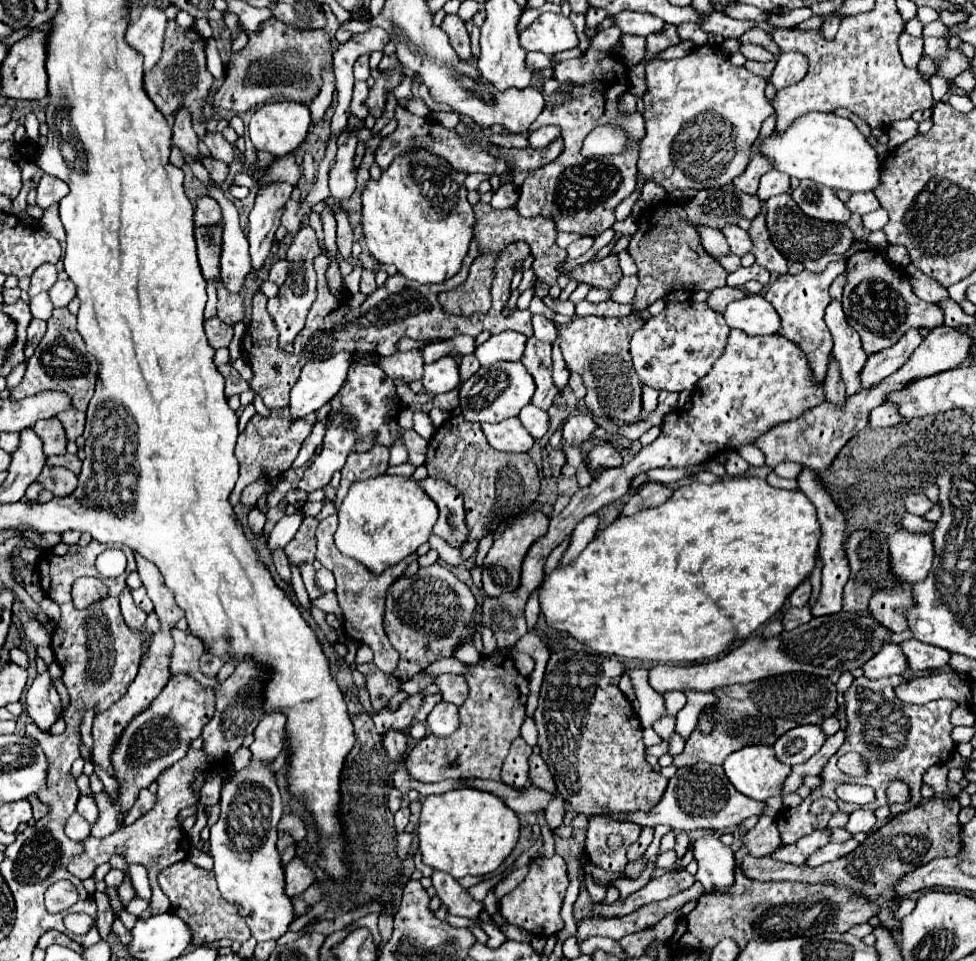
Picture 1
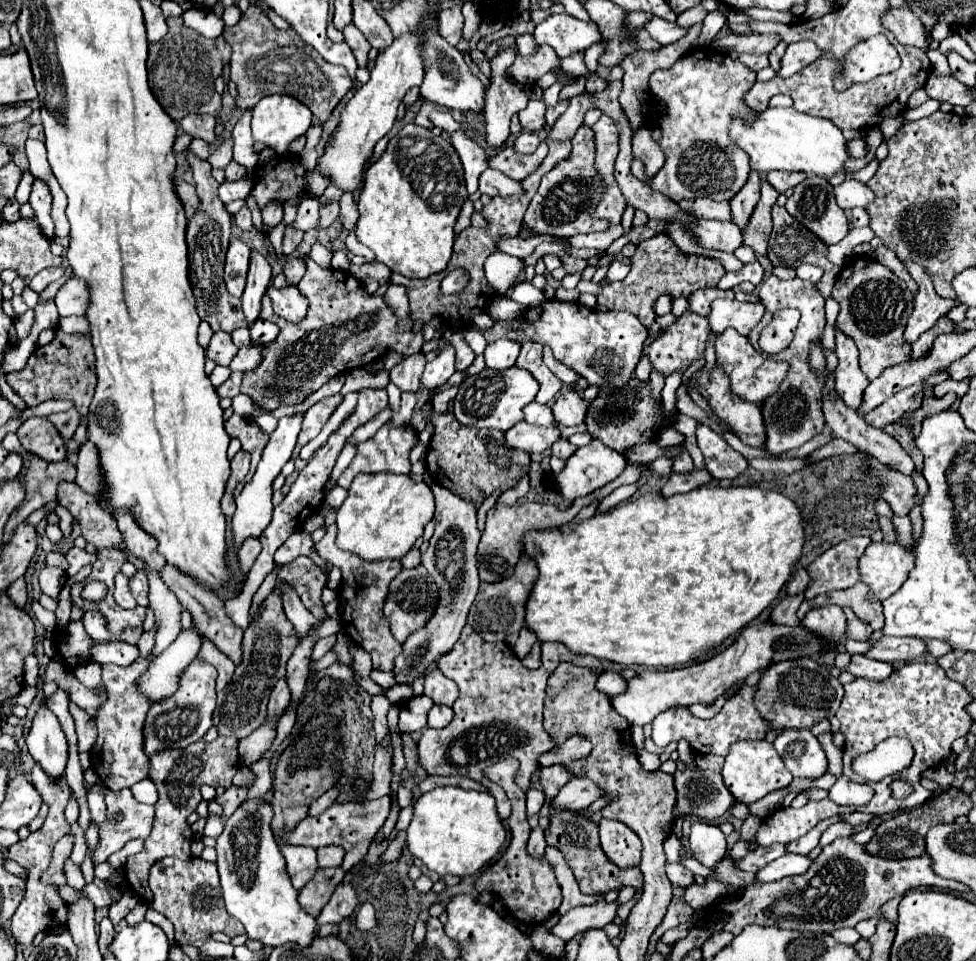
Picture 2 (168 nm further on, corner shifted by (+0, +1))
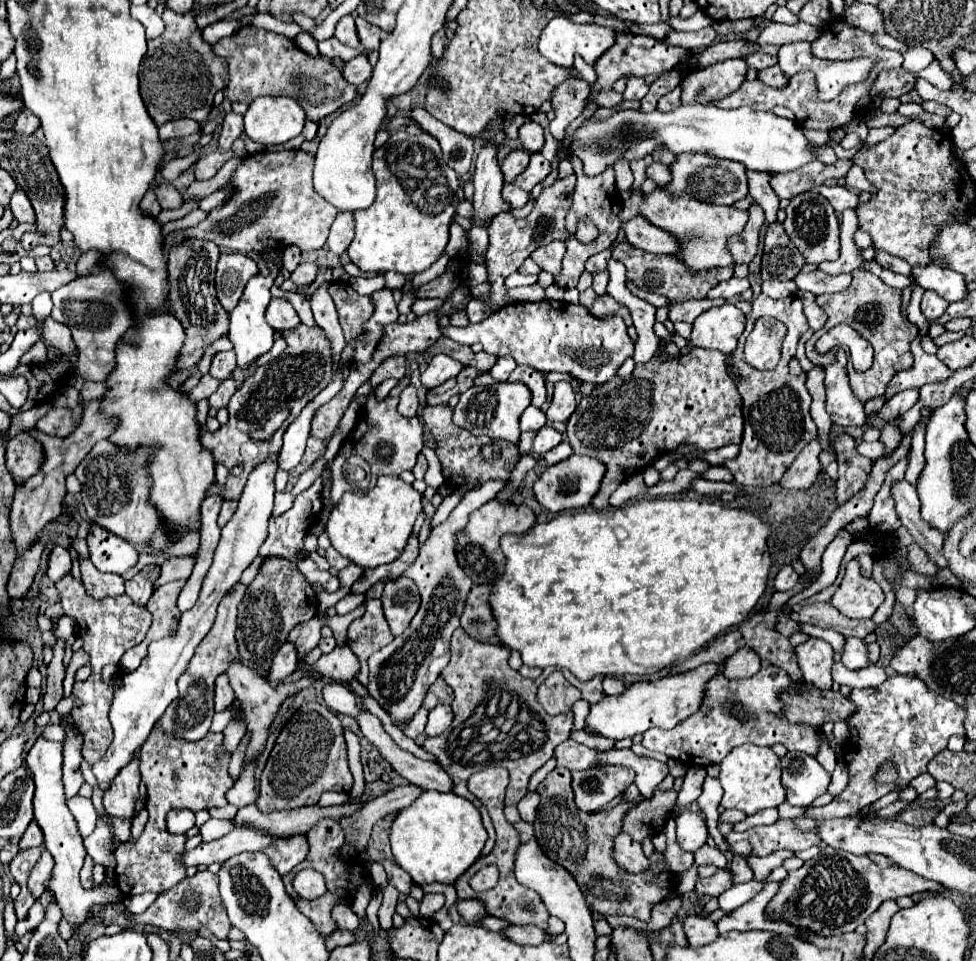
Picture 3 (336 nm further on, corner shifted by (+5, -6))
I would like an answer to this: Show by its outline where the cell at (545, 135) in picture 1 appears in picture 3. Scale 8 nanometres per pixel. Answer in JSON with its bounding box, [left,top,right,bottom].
[501,149,529,183]

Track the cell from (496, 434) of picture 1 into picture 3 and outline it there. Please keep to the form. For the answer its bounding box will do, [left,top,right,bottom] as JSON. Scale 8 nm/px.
[533,425,563,455]

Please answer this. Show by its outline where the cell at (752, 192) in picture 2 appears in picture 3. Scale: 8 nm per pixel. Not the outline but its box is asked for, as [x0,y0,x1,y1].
[729,203,765,265]

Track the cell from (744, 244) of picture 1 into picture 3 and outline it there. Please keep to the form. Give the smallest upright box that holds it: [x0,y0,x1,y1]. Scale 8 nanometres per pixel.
[623,217,679,255]

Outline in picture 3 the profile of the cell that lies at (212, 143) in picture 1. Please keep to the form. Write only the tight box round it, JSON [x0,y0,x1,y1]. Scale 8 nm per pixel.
[159,119,199,141]

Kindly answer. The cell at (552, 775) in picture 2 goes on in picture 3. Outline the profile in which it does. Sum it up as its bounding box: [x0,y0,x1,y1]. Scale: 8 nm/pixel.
[535,767,677,921]

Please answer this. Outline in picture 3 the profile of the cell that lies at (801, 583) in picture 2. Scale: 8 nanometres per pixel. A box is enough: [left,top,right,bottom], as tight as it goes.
[773,565,799,591]

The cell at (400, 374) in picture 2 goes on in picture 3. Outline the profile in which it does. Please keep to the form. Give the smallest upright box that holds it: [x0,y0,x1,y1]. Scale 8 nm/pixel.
[399,385,419,417]

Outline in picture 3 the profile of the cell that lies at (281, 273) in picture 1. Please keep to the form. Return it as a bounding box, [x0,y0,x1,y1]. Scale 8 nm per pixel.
[291,263,319,287]

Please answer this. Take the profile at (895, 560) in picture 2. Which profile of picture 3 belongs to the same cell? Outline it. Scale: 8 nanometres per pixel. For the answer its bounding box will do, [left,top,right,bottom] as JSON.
[831,559,885,619]

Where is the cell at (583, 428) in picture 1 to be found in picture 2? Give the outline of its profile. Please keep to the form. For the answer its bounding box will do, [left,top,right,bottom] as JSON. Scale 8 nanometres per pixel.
[552,392,588,426]

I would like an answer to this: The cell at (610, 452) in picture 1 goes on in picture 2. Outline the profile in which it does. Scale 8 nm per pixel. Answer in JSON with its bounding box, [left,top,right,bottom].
[556,440,626,500]

